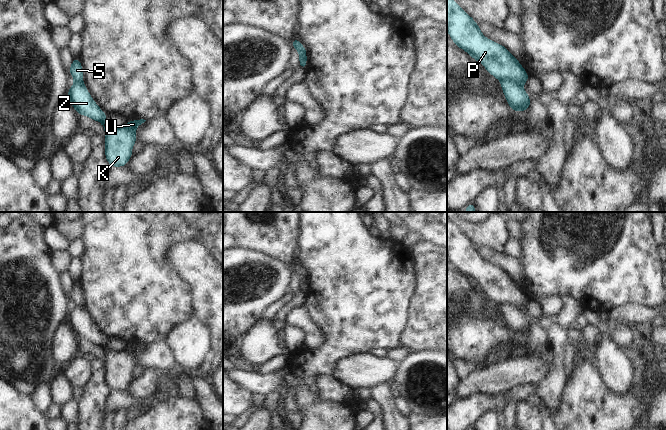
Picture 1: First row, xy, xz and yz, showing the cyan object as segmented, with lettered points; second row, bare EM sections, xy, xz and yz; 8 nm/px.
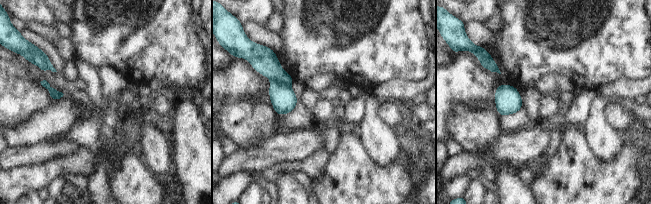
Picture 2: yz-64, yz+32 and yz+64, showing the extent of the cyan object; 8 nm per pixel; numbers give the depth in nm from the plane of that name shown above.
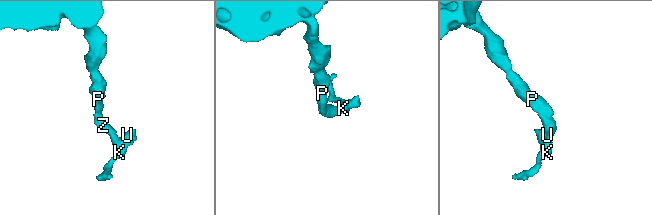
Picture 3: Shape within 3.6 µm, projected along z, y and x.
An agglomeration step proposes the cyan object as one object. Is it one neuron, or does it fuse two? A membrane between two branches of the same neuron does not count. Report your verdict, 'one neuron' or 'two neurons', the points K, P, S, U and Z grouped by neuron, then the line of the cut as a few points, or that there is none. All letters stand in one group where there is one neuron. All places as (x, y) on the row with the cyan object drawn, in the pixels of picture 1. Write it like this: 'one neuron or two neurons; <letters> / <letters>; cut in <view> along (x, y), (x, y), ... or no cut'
two neurons; K U Z / P S; cut in yz along (501, 80), (515, 80), (520, 83)

